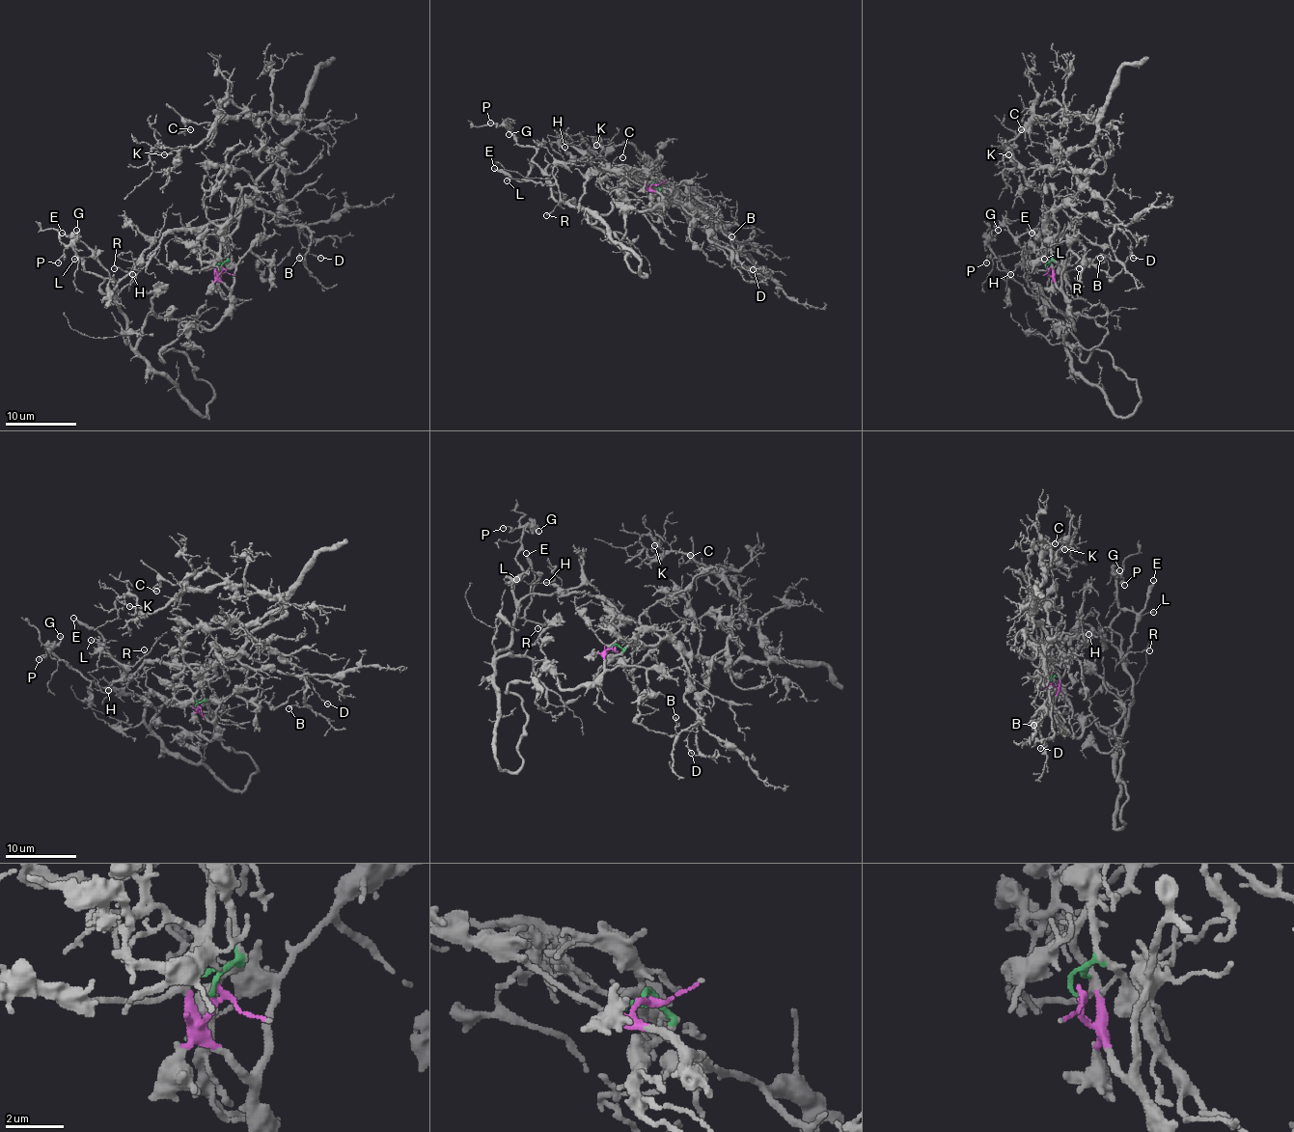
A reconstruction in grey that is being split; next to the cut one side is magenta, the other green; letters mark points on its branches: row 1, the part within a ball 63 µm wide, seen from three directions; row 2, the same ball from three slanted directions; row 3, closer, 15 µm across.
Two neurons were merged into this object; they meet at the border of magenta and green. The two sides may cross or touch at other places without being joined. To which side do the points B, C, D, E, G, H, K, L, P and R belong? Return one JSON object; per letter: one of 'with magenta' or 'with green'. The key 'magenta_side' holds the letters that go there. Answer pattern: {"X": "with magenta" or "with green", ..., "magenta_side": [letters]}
{"B": "with green", "C": "with green", "D": "with green", "E": "with magenta", "G": "with magenta", "H": "with magenta", "K": "with green", "L": "with magenta", "P": "with magenta", "R": "with magenta", "magenta_side": ["E", "G", "H", "L", "P", "R"]}

